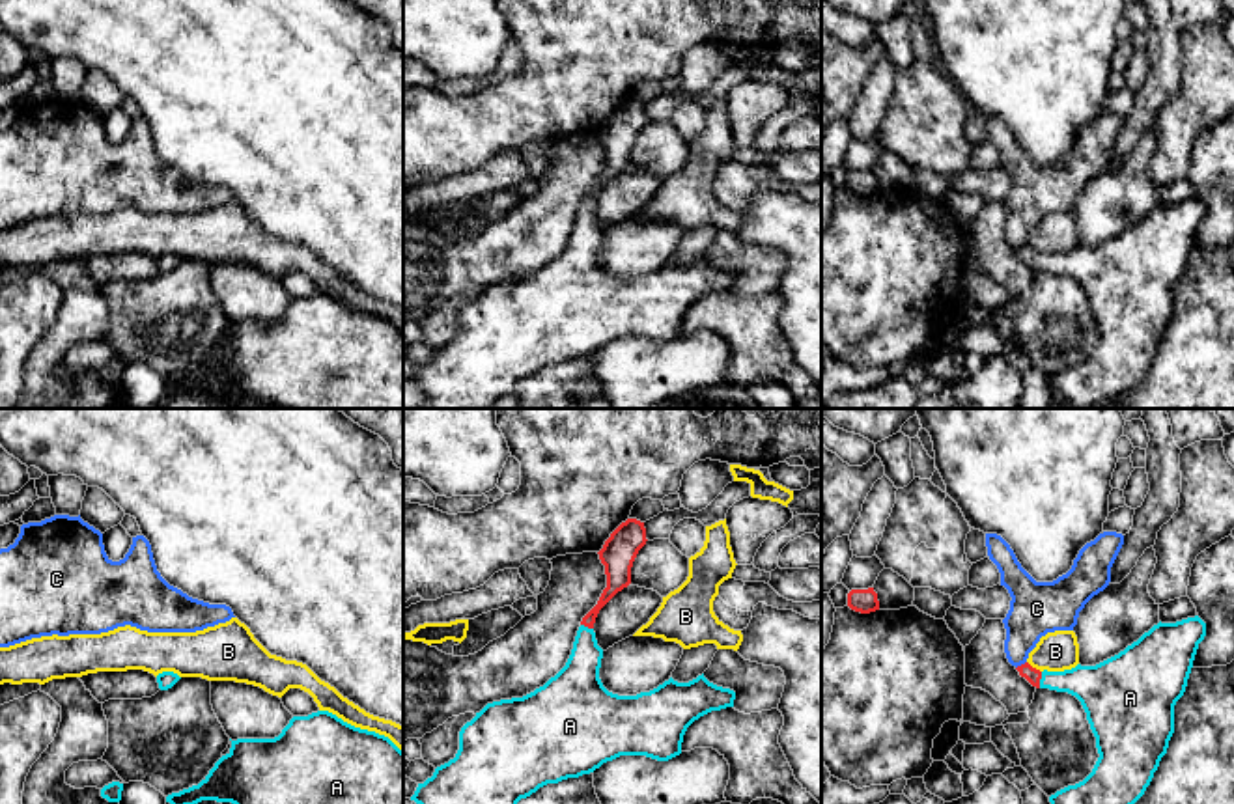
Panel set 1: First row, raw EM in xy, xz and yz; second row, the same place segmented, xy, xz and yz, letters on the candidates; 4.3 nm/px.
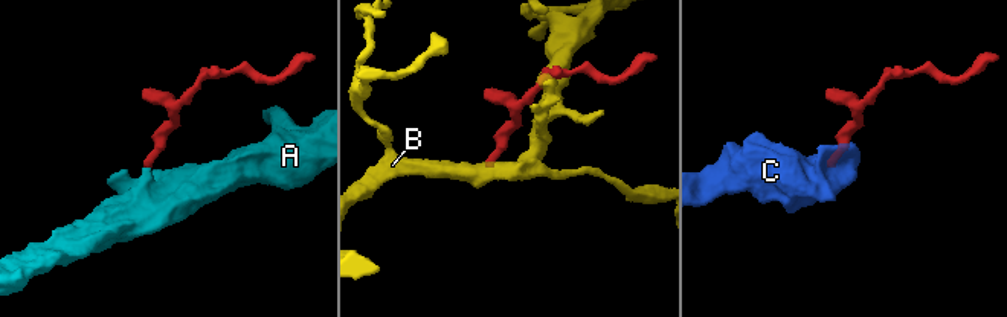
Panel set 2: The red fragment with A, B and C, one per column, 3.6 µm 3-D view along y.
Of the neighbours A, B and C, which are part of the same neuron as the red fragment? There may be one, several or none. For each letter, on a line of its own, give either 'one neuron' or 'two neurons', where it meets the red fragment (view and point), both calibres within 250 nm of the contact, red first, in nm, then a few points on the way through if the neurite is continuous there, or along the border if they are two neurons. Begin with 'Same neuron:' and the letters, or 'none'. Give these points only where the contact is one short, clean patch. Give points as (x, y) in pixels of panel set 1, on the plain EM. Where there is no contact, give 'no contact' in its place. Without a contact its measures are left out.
Same neuron: A
A: one neuron; meets red in yz at (1040, 260); 70 nm thick on the red side, 190 nm on the other; runs through yz (1033, 258), (1040, 260), (1085, 263), (1096, 269)
B: two neurons; meets red in yz at (1035, 250); 70 nm thick on the red side, 170 nm on the other
C: two neurons; meets red in yz at (1022, 247); 70 nm thick on the red side, 220 nm on the other; border along yz (1025, 243), (1016, 250)

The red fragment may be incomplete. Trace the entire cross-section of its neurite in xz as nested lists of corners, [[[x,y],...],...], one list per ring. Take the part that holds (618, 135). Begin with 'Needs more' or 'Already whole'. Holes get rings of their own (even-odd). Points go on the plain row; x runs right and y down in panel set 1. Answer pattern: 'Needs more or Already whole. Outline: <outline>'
Needs more. Outline: [[[627,101],[610,116],[597,134],[605,147],[607,170],[582,200],[566,248],[523,280],[487,285],[461,310],[456,340],[437,349],[411,379],[426,395],[424,409],[491,409],[498,397],[513,394],[521,381],[540,369],[590,356],[620,338],[668,343],[681,336],[683,317],[694,302],[734,289],[736,274],[709,265],[704,256],[689,265],[670,259],[637,278],[618,278],[603,269],[603,231],[597,228],[594,205],[599,192],[631,166],[633,144],[646,123],[644,104],[637,101]]]

